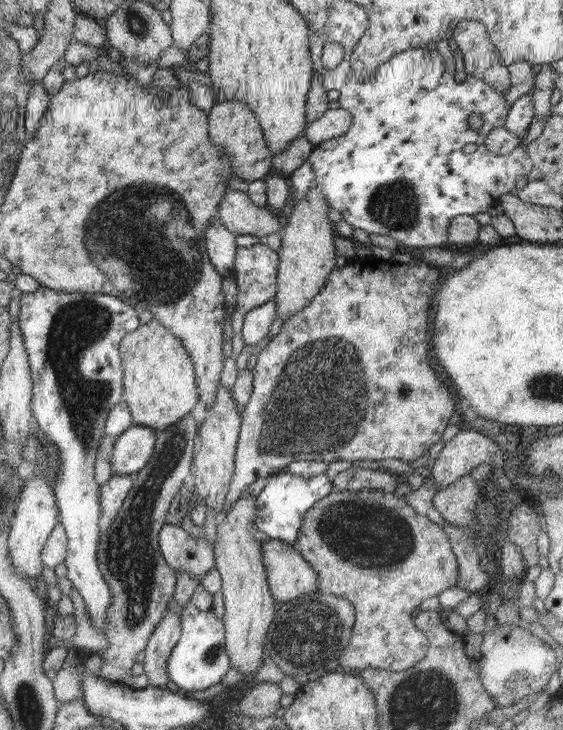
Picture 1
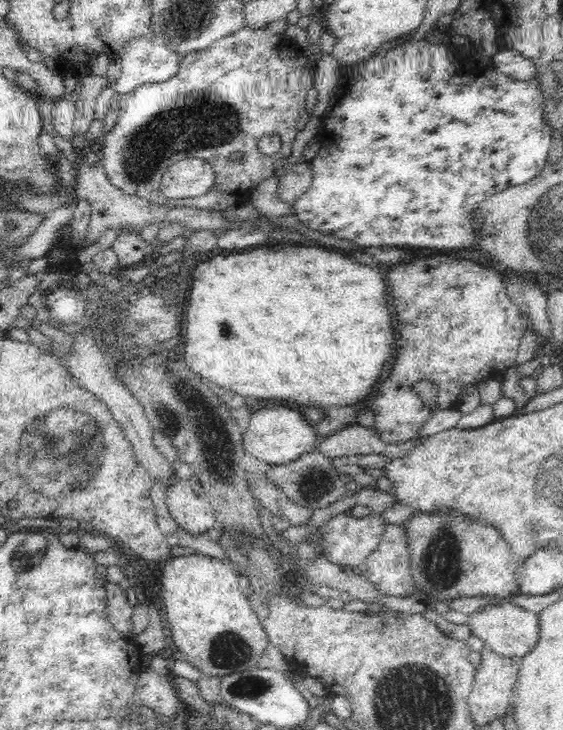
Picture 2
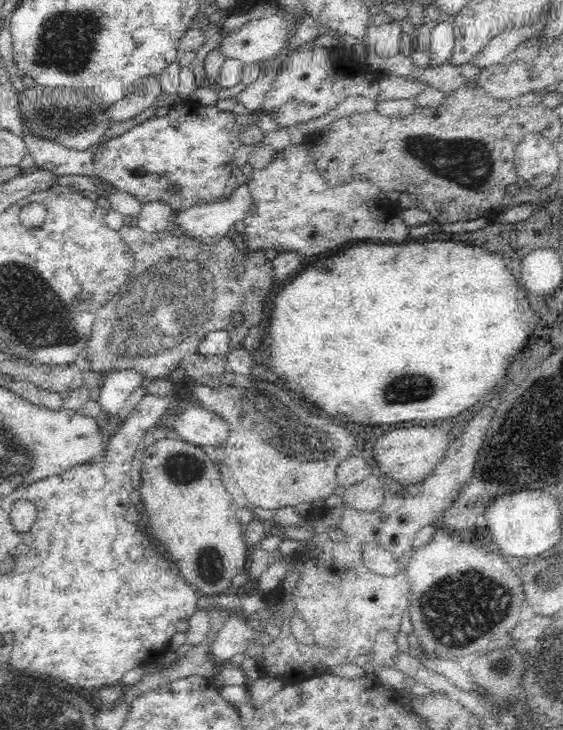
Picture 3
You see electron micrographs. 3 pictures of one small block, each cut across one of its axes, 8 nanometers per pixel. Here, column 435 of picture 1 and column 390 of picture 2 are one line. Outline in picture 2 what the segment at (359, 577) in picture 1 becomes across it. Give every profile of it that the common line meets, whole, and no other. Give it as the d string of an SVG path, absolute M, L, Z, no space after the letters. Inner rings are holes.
M387 523L379 547L364 559L359 575L374 585L375 590L391 597L408 597L417 592L411 574L410 554L407 550L407 533L401 524Z

